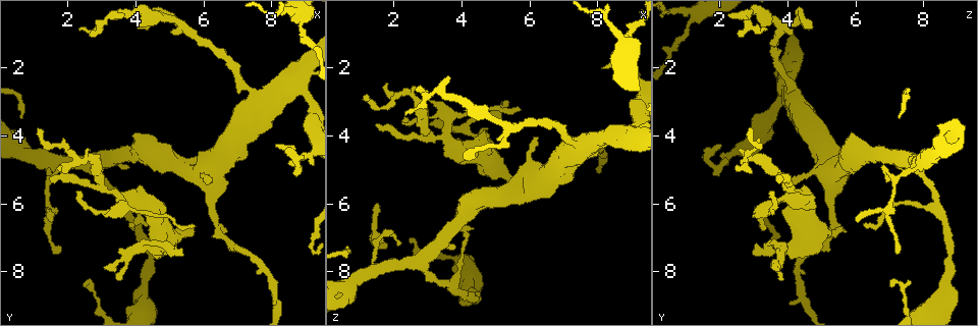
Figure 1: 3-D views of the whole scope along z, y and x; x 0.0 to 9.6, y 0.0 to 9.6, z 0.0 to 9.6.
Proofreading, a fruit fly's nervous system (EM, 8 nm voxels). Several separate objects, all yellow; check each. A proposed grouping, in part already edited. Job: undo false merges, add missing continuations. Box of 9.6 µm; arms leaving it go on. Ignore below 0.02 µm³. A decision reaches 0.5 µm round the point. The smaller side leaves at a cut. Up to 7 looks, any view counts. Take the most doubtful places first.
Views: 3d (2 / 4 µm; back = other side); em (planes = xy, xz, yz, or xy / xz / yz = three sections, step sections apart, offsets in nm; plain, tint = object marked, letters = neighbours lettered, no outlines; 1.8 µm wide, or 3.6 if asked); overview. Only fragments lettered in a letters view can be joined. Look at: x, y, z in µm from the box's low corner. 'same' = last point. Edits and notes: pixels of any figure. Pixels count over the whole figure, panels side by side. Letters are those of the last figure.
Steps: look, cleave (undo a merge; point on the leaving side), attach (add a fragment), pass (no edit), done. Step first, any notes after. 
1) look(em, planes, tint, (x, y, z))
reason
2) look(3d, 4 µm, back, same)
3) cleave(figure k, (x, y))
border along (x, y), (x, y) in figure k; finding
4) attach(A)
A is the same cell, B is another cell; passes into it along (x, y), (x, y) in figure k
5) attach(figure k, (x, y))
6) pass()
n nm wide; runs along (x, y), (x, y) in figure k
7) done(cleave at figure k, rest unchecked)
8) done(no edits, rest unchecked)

look(em, 3.6 µm, xy, step 4, tint, (4.20, 8.55, 8.65))
two arms in line, one across

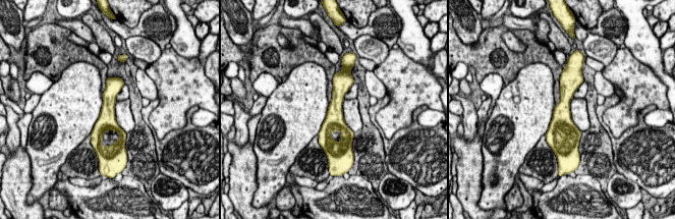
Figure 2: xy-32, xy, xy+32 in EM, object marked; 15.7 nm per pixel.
look(em, 3.6 µm, planes, letters, same)

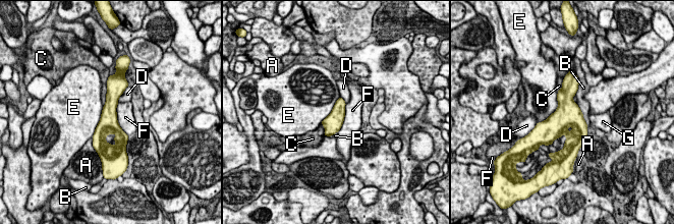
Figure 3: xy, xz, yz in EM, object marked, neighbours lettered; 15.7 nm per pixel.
pass()
A, B, C, D, E, F and G are other cells; runs along (109, 85), (111, 104), (102, 143) in figure 3; one neuron here

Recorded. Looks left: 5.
look(em, yz, step 8, tint, (2.35, 4.70, 2.80))
abrupt turn

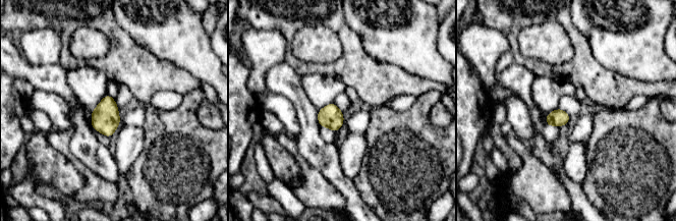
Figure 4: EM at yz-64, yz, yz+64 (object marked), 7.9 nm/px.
look(em, planes, tint, same)

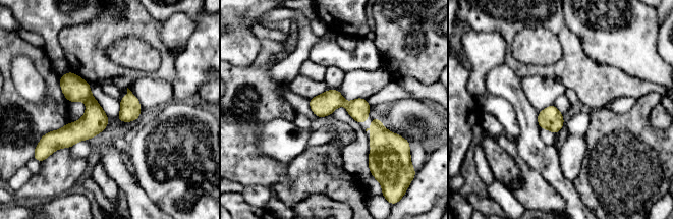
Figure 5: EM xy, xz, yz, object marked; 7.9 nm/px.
look(em, planes, letters, same)
what lies round it

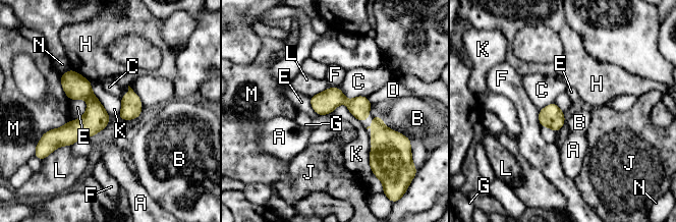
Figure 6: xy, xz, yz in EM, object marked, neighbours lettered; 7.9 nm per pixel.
pass()
A, B, C, D, E, F, G, H, J, K, L, M and N are other cells; border along (331, 112), (344, 103), (360, 121) in figure 6; all the same neuron

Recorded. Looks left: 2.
look(em, xz, step 16, tint, (5.50, 6.75, 5.60))
an open end

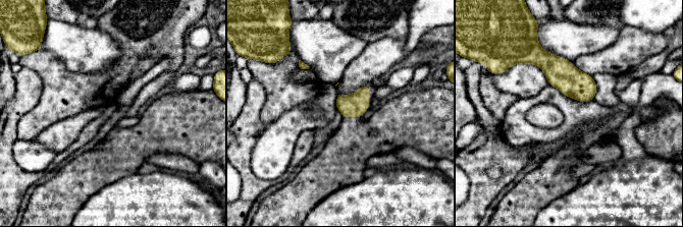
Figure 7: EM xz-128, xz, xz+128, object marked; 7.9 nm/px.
look(em, planes, letters, same)
another direction

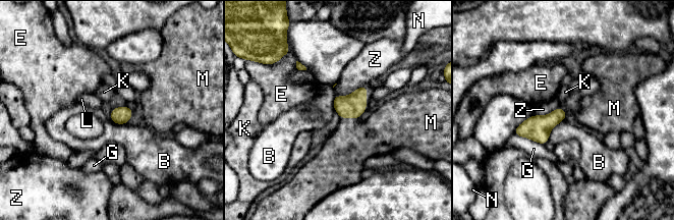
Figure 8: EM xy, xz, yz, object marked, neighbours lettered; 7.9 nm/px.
attach(M)
G touches over 260 nm; M is the same cell, B, E, G, K, L, N and Z are other cells; passes into it along (353, 105), (349, 117), (352, 143) in figure 8; it goes on there

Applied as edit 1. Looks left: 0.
done(attach at figure 8, rest unchecked)

